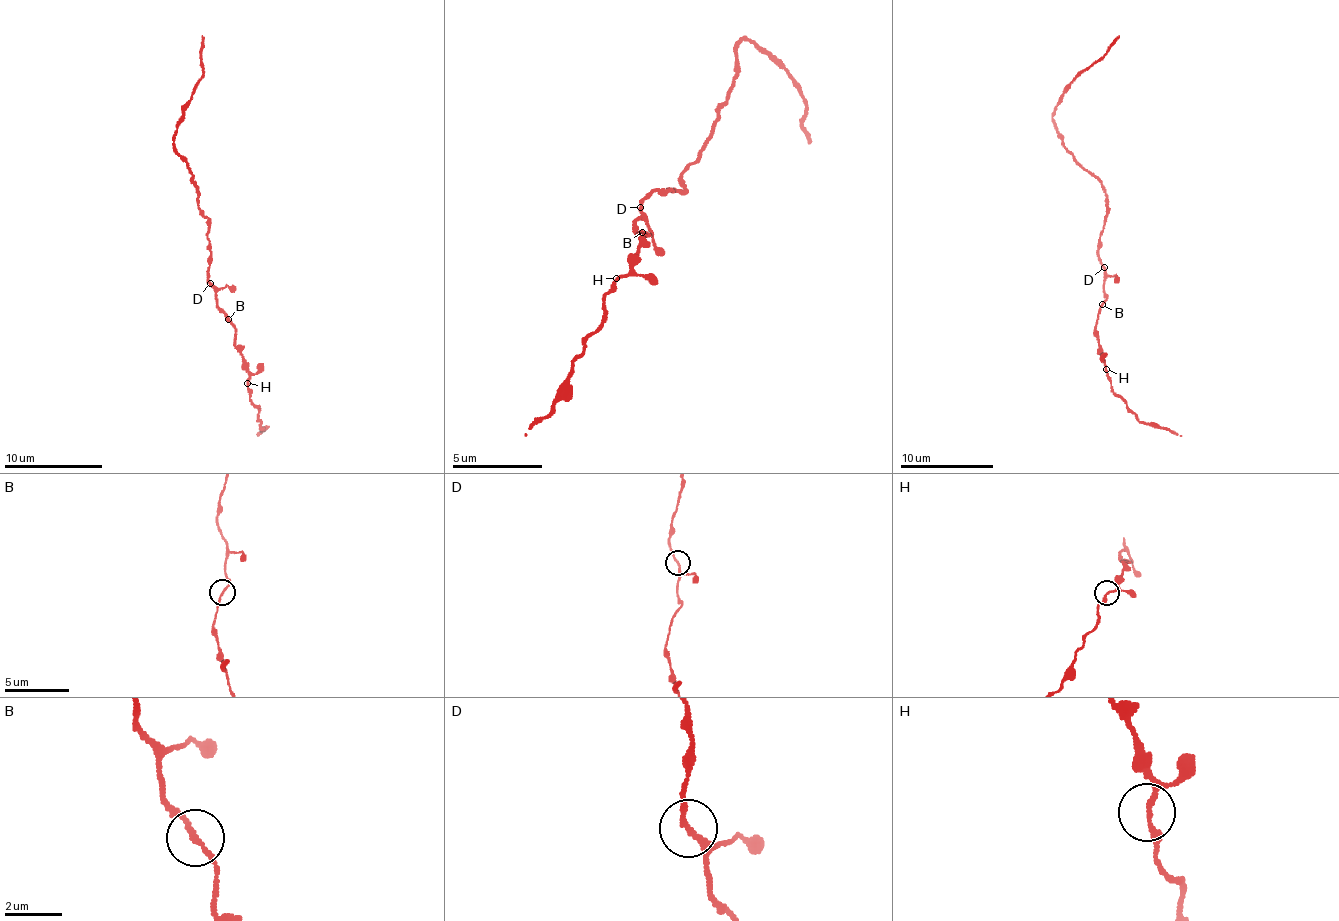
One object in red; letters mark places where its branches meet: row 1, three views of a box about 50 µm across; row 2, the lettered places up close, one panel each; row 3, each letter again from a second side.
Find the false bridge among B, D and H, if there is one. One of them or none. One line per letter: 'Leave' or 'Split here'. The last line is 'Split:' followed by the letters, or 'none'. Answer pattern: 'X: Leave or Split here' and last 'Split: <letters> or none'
B: Leave
D: Leave
H: Leave
Split: none

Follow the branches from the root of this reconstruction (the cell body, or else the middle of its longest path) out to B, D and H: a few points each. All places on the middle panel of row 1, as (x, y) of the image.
B: (668, 192), (670, 189), (648, 192), (638, 210), (641, 217), (631, 221), (638, 234), (642, 232)
D: (668, 192), (670, 189), (661, 193), (655, 189), (648, 192), (642, 208)
H: (668, 192), (644, 198), (632, 228), (647, 236), (636, 239), (626, 276), (616, 278)

